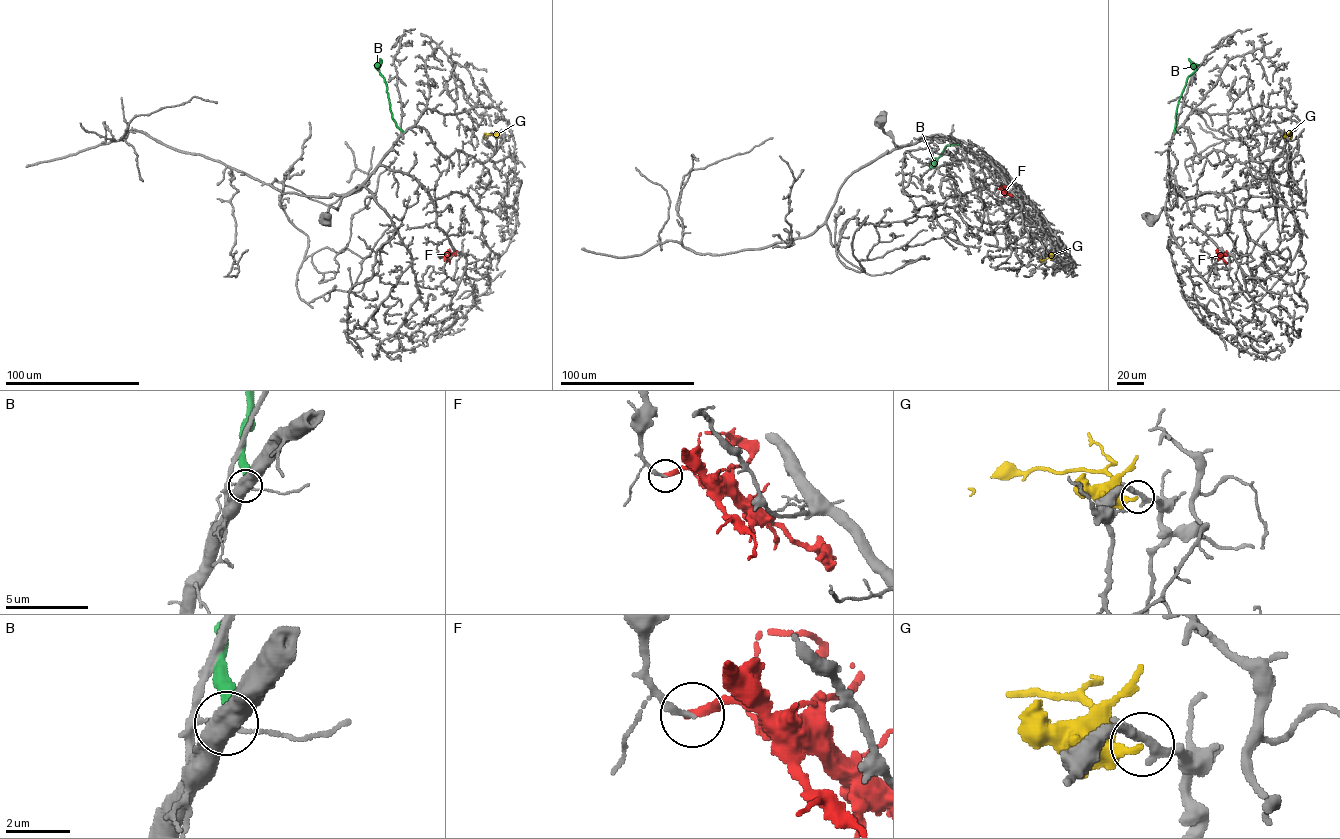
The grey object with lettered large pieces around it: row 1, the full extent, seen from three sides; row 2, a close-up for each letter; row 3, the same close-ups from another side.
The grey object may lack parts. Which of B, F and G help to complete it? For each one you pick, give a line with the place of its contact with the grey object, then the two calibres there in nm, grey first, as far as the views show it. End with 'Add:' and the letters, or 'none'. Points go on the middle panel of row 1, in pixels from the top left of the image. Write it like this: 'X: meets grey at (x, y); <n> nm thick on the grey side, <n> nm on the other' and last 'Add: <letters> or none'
Add: none

